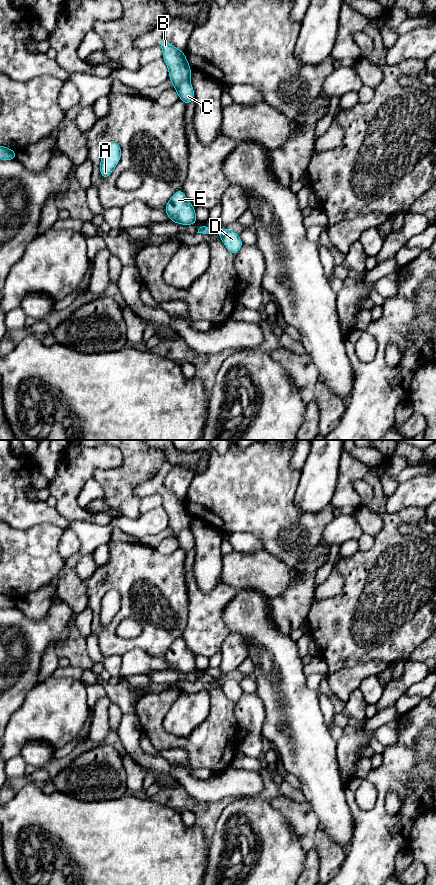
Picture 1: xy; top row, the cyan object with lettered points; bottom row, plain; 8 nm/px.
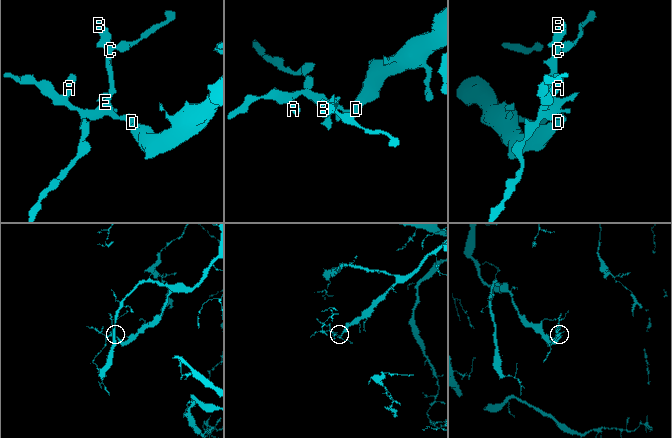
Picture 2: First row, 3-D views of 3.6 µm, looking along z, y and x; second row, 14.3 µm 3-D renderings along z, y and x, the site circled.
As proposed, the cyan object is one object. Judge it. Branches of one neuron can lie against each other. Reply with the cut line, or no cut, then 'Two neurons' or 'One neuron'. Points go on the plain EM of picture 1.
No split. One neuron

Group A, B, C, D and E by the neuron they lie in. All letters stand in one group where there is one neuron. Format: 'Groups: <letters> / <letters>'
Groups: A B C D E

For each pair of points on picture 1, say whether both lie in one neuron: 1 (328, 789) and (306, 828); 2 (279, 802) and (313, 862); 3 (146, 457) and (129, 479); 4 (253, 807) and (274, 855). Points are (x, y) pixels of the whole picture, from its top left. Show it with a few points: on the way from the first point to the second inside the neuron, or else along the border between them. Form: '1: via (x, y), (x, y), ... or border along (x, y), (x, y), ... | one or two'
1: border along (304, 800), (311, 806), (319, 827), (326, 834) | two
2: via (294, 815), (307, 828), (313, 839), (313, 847) | one
3: via (141, 462), (131, 474) | one
4: via (253, 819), (274, 840), (274, 843) | one

